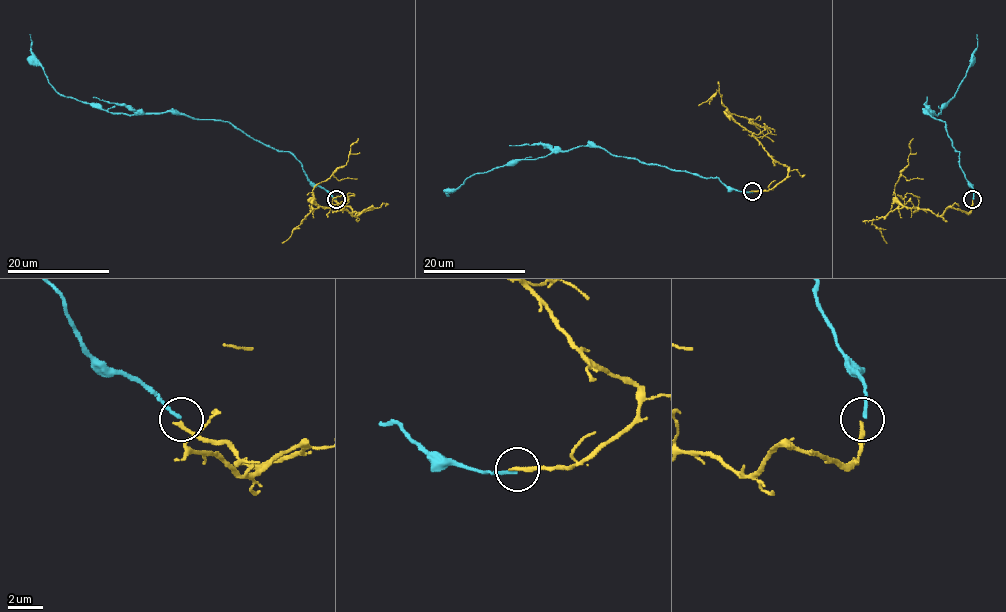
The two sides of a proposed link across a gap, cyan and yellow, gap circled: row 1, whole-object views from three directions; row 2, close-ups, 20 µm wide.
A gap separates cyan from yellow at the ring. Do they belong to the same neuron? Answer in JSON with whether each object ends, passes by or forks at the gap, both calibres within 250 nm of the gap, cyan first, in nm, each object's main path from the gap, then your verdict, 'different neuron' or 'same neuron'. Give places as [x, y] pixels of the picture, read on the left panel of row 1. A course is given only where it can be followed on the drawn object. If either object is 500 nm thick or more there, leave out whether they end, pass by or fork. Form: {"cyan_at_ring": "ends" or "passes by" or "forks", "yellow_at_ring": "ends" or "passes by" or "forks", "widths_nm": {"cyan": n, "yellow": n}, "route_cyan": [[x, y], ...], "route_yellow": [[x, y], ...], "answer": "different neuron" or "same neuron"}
{"cyan_at_ring": "ends", "yellow_at_ring": "ends", "widths_nm": {"cyan": 190, "yellow": 200}, "route_cyan": [[336, 199], [287, 151], [227, 122], [110, 113], [61, 95], [29, 34]], "route_yellow": [[336, 200], [359, 213], [371, 206], [353, 215], [322, 208], [313, 195], [317, 185], [346, 163], [358, 139]], "answer": "different neuron"}

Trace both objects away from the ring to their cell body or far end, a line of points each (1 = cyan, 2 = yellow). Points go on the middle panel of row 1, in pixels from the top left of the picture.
1: (753, 191), (731, 190), (717, 177), (696, 176), (609, 154), (596, 146), (579, 145), (477, 172), (446, 195)
2: (753, 191), (768, 191), (786, 177), (787, 168), (731, 117), (730, 112), (774, 131)

